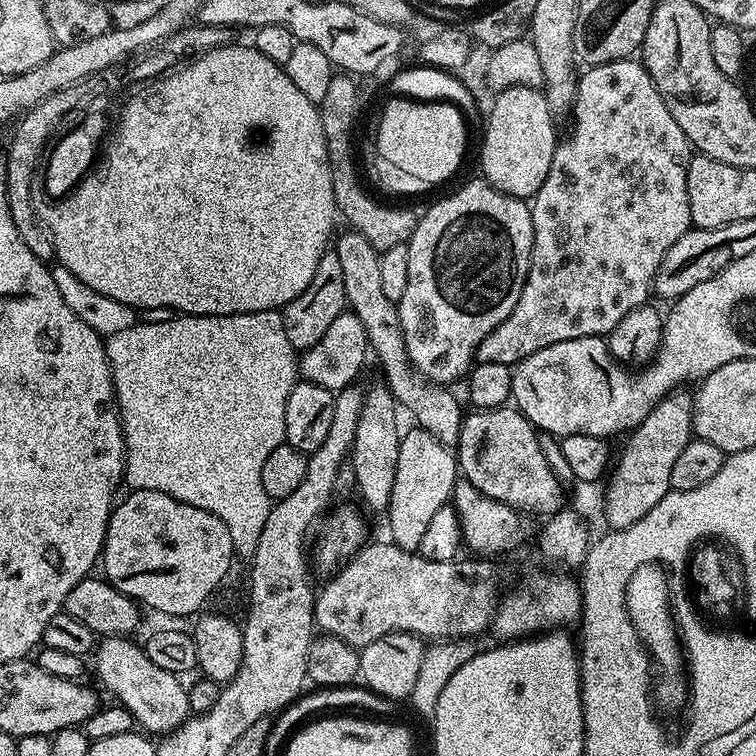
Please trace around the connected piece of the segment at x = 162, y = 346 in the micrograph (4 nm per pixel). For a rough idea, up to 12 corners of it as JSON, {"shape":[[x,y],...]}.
{"shape":[[279,311],[107,337],[129,489],[251,558],[298,352]]}

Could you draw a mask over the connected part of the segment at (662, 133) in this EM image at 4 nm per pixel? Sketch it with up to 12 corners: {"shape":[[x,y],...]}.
{"shape":[[636,58],[579,73],[531,197],[515,366],[607,337],[693,227],[692,143]]}

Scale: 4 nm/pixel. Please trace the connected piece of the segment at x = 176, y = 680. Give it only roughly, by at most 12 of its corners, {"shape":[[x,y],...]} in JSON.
{"shape":[[126,636],[95,645],[96,676],[145,733],[189,719],[181,677]]}

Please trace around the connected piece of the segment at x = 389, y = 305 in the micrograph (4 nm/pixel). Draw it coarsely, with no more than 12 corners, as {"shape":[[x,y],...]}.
{"shape":[[361,232],[335,237],[347,307],[401,409],[455,446],[462,411],[408,362],[402,318]]}

